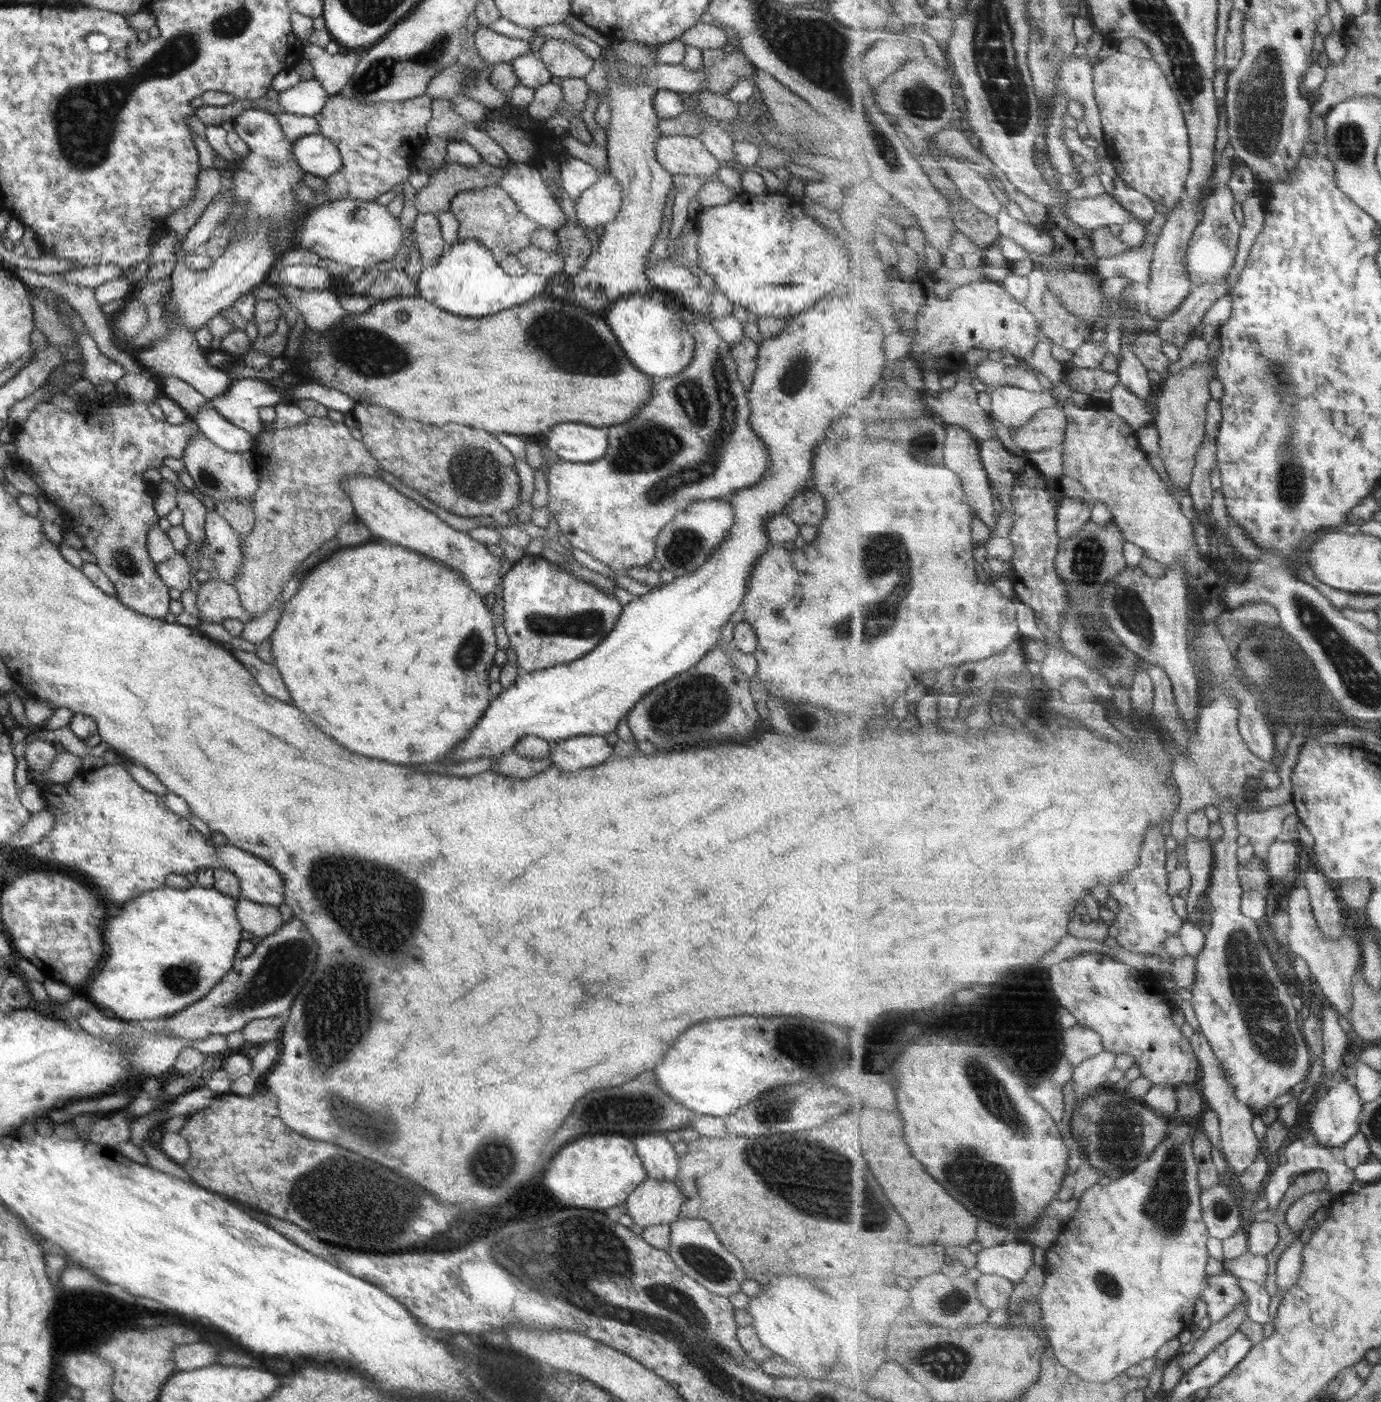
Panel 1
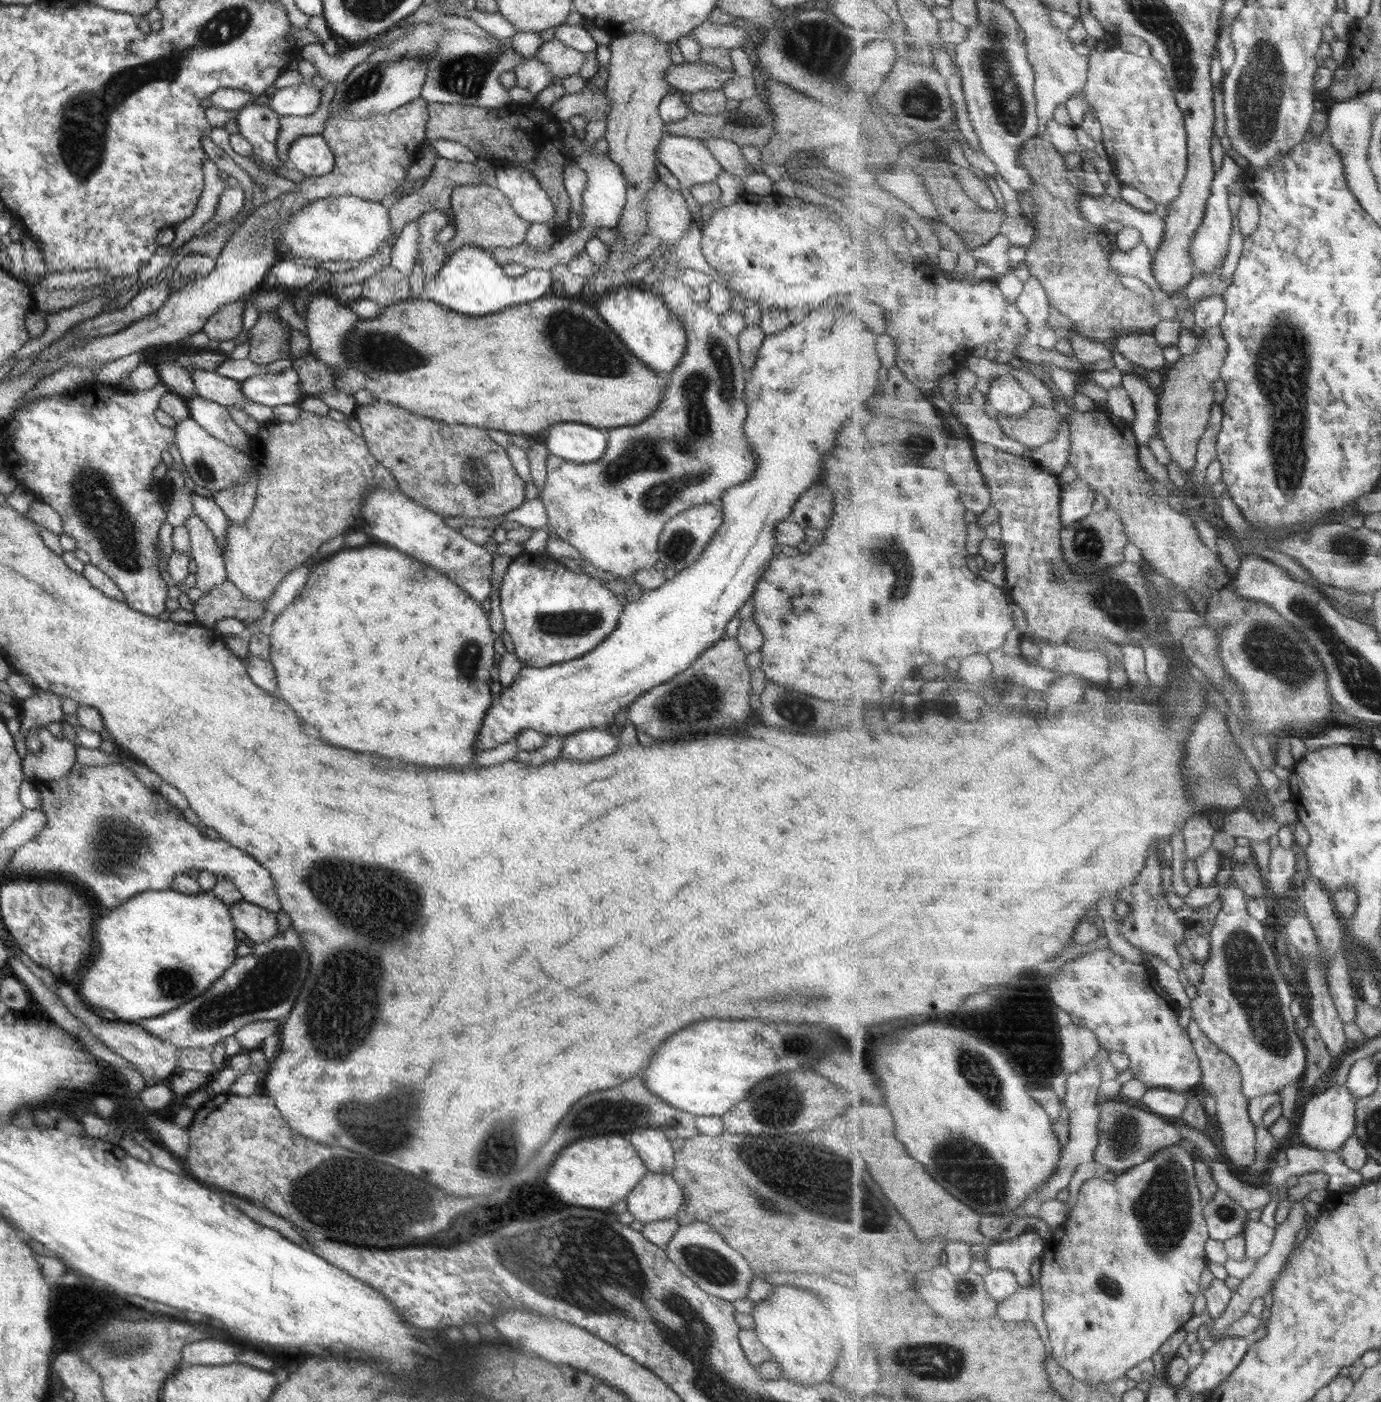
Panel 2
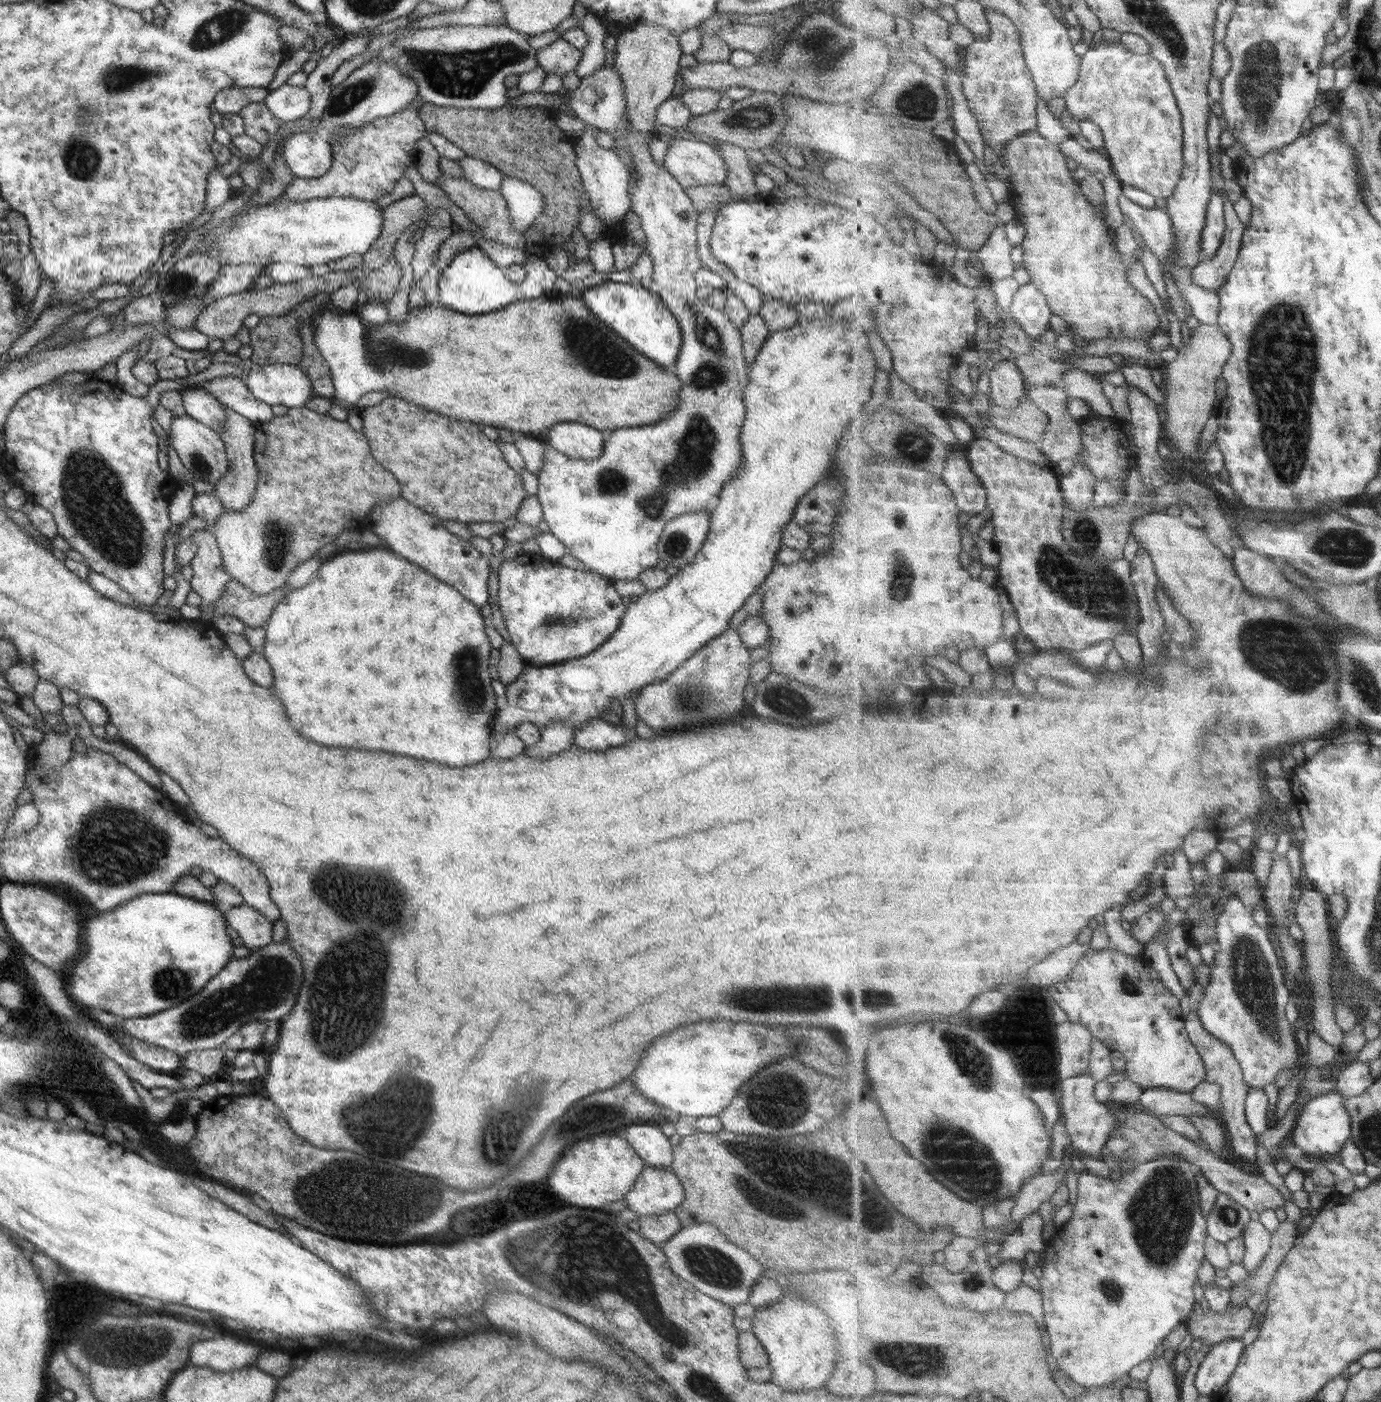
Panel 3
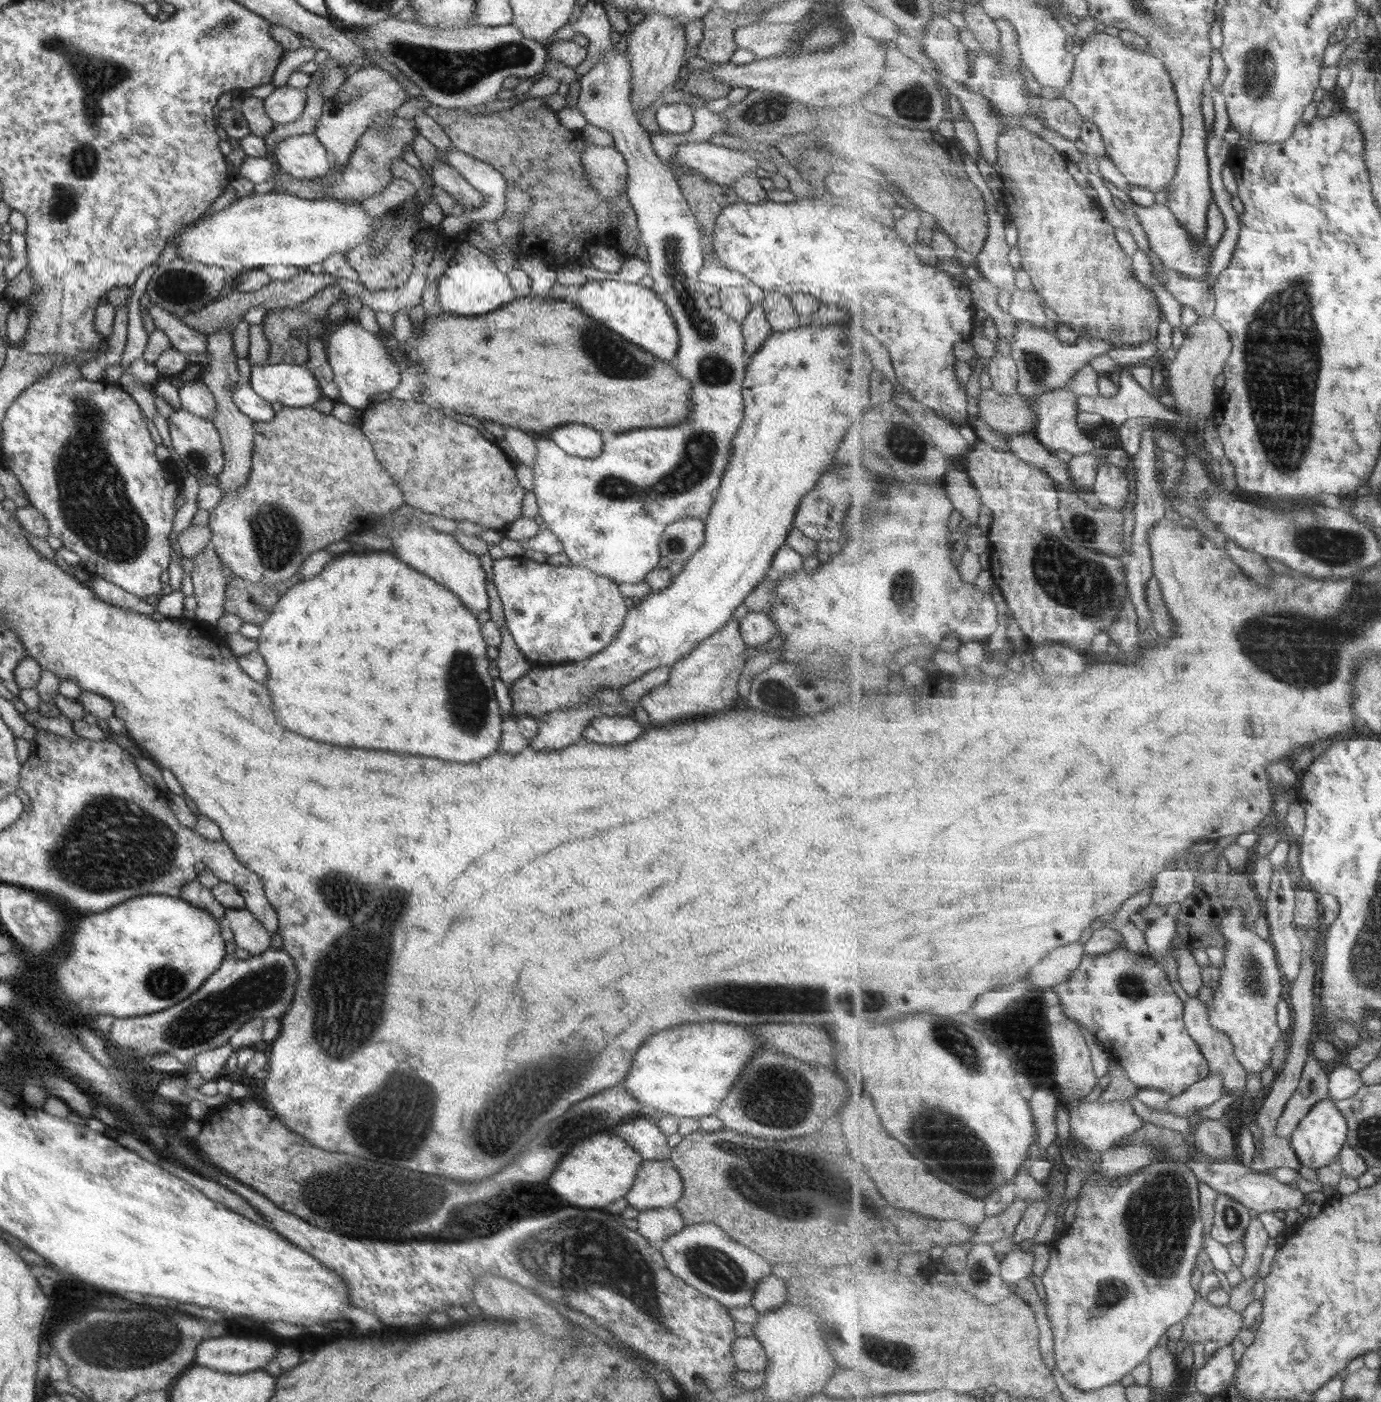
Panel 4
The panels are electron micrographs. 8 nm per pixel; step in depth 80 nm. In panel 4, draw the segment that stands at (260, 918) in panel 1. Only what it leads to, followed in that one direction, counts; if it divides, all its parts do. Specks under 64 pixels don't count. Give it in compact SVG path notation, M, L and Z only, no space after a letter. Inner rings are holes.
M245 908L224 909L224 917L229 922L233 941L239 948L251 955L258 955L269 948L270 936L263 930L263 925Z

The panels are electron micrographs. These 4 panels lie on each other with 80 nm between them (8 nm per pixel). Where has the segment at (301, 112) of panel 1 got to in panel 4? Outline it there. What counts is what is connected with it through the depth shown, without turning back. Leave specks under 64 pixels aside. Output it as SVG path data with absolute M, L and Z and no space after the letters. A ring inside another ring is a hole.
M285 84L275 87L269 96L262 99L262 103L274 125L287 124L300 116L306 103L306 91Z

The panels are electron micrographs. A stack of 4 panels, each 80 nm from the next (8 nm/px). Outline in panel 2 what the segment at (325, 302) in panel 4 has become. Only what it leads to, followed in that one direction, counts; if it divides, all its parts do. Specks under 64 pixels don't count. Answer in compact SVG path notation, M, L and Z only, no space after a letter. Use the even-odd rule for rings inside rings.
M259 311L255 324L245 332L250 338L246 358L266 367L272 367L275 360L289 359L289 331L286 322L271 311Z

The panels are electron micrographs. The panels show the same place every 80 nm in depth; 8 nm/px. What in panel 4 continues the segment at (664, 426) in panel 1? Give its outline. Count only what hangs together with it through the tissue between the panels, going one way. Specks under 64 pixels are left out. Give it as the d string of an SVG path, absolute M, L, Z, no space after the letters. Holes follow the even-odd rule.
M612 46L609 51L605 51L603 59L597 61L597 64L587 72L578 77L579 92L577 101L574 105L575 110L579 110L587 124L596 126L609 132L613 138L613 146L615 146L616 152L621 154L624 158L625 165L627 167L626 178L626 197L633 209L633 213L636 216L636 227L639 231L640 240L645 245L647 251L648 260L648 273L653 279L652 291L659 297L659 300L667 307L673 319L674 325L678 332L678 349L674 358L674 369L689 383L691 387L691 408L689 408L689 414L687 414L687 422L679 422L671 428L639 428L639 430L629 430L627 432L615 433L611 436L605 436L602 443L602 452L599 457L593 459L576 458L575 456L568 456L564 454L560 448L551 440L541 439L538 436L534 436L537 455L535 455L535 461L533 461L533 467L531 471L533 474L533 488L532 493L535 495L536 503L538 506L538 515L543 519L543 529L546 533L552 533L562 544L562 551L570 560L571 565L577 567L587 568L587 570L604 576L609 580L612 580L616 585L621 583L635 584L643 580L644 576L651 569L657 568L657 562L659 562L660 554L658 551L658 542L663 533L663 530L669 525L673 524L675 520L682 518L699 518L701 514L705 514L710 509L712 502L714 501L717 489L720 485L721 477L729 462L729 455L731 455L731 439L737 433L737 429L741 425L743 419L743 404L741 397L741 385L744 379L745 367L747 359L745 358L745 352L742 343L741 327L731 317L728 317L720 310L717 305L713 304L709 298L707 298L707 291L700 288L698 282L699 269L704 265L705 261L702 259L702 251L699 243L701 242L700 232L698 231L698 224L696 222L695 215L691 213L687 202L684 200L682 191L679 188L677 179L669 169L669 166L663 165L661 161L655 155L655 152L651 148L648 133L643 129L637 121L635 112L630 103L630 72L629 64L627 61L627 53L623 52L619 54L613 51Z

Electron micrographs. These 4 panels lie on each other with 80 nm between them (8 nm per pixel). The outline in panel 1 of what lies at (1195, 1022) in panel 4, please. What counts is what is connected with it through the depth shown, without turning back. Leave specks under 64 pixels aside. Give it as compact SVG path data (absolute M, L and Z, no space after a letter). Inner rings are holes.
M1195 1030L1190 1037L1194 1053L1198 1056L1202 1068L1202 1080L1200 1081L1201 1091L1209 1106L1216 1112L1219 1118L1221 1148L1228 1164L1233 1172L1239 1177L1248 1168L1257 1162L1261 1142L1255 1129L1252 1127L1255 1112L1252 1108L1241 1102L1235 1096L1234 1086L1226 1076L1226 1070L1222 1067L1222 1062L1215 1054L1210 1040L1200 1030Z

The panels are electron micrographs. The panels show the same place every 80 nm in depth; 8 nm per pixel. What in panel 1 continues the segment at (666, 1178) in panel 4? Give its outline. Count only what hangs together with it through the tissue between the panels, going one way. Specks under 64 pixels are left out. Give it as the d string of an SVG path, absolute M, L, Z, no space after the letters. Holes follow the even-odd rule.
M646 1178L625 1199L627 1216L639 1228L669 1224L679 1219L684 1196L672 1182Z

